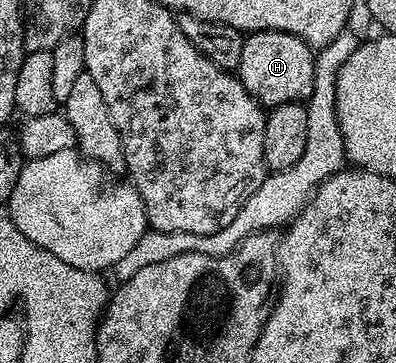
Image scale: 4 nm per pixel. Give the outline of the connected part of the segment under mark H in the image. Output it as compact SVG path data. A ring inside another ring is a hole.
M257 30L249 33L242 44L242 60L238 77L240 82L265 108L304 102L314 88L316 56L298 36L281 30Z

